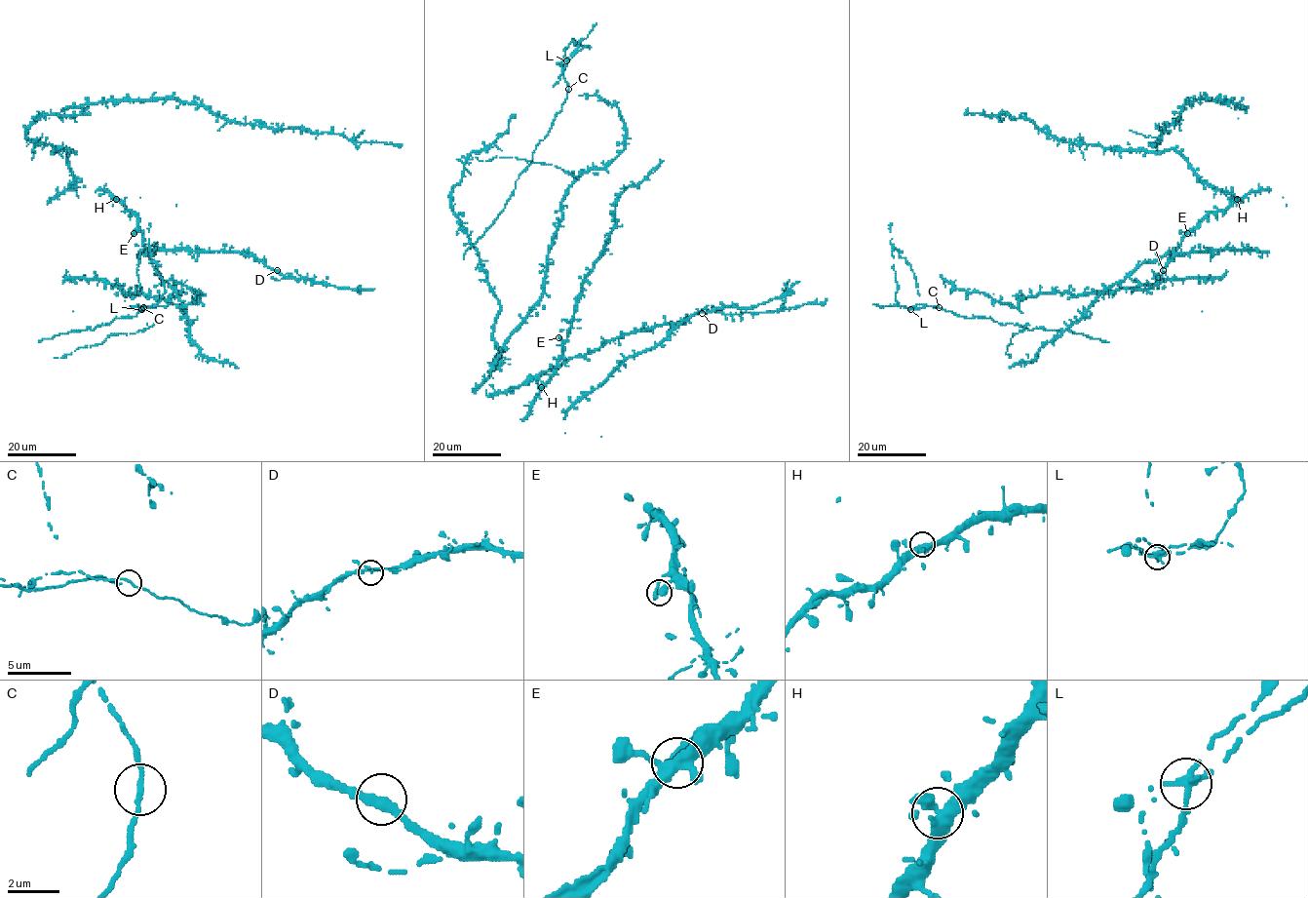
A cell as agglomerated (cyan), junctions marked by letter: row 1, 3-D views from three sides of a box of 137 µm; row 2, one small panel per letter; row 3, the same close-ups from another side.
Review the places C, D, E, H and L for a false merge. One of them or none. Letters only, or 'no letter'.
L

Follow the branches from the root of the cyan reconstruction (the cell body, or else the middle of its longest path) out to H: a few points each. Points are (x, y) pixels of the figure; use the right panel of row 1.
H: (1186, 236), (1207, 214), (1223, 211), (1237, 199)

